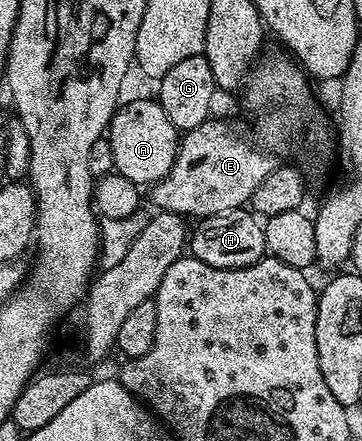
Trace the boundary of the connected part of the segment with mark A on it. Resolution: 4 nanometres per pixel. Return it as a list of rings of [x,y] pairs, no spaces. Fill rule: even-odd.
[[[158,99],[135,100],[132,104],[126,104],[112,116],[105,138],[113,146],[115,171],[129,178],[129,182],[150,186],[169,174],[177,158],[181,136],[173,122],[169,122],[169,114],[165,114]]]

